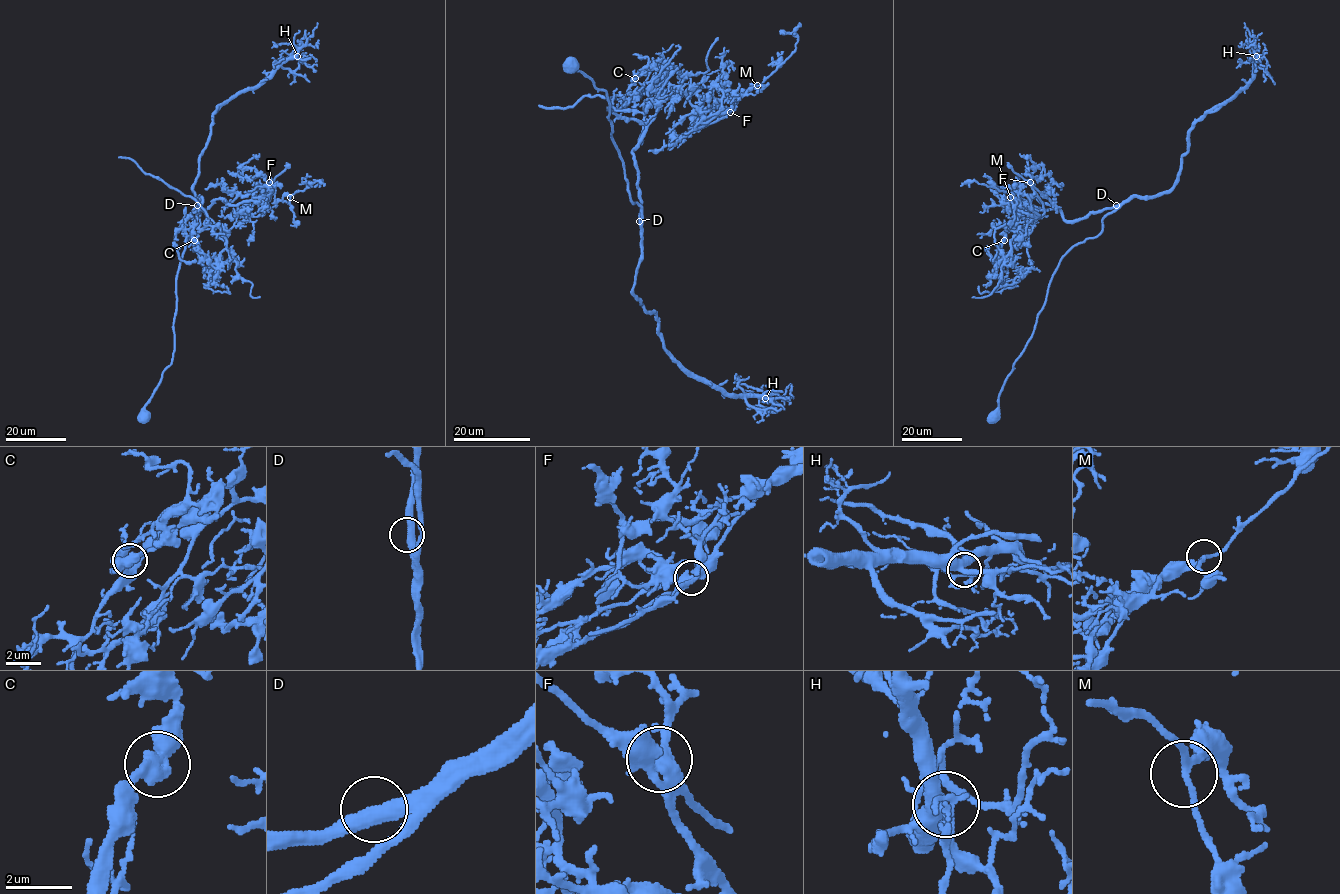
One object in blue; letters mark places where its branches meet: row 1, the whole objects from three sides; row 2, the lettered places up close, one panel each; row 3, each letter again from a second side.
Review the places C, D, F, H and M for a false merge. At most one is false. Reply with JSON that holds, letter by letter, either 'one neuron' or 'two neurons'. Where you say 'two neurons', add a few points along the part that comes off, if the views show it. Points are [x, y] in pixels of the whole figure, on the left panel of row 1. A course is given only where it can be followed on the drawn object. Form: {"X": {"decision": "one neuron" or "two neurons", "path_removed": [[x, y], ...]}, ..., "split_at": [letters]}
{"C": {"decision": "two neurons", "path_removed": [[194, 240], [187, 229], [204, 230], [207, 217], [229, 230], [273, 193], [281, 200], [312, 186]]}, "D": {"decision": "one neuron"}, "F": {"decision": "one neuron"}, "H": {"decision": "one neuron"}, "M": {"decision": "one neuron"}, "split_at": ["C"]}

